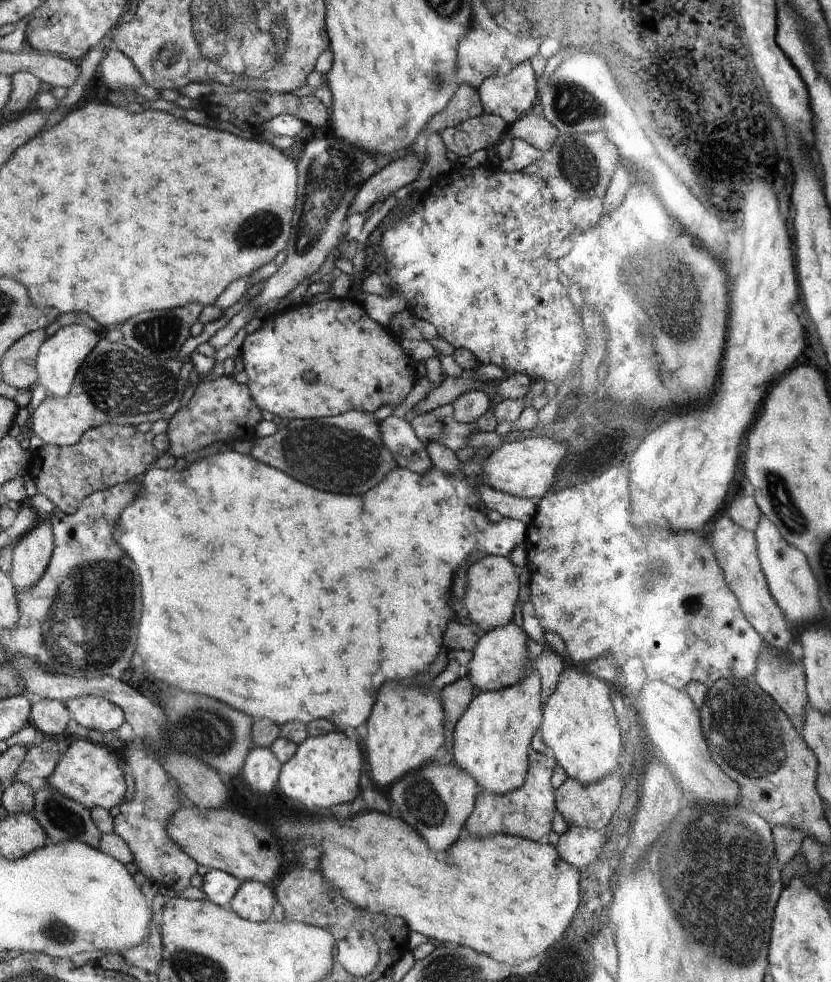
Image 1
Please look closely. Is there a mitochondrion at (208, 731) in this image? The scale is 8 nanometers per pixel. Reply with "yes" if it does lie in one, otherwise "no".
yes

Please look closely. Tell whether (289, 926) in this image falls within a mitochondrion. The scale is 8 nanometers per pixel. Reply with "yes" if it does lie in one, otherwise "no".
no

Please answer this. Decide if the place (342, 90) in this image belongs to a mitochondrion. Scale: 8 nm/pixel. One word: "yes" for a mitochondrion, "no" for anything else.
no

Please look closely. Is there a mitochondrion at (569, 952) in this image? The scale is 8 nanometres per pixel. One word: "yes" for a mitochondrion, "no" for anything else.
no

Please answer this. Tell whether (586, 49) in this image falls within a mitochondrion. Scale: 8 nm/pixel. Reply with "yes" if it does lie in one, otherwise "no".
no

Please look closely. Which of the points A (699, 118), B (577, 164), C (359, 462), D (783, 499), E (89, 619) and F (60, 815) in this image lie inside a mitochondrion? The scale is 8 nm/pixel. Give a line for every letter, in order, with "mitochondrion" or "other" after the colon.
A: other
B: mitochondrion
C: mitochondrion
D: mitochondrion
E: mitochondrion
F: mitochondrion

